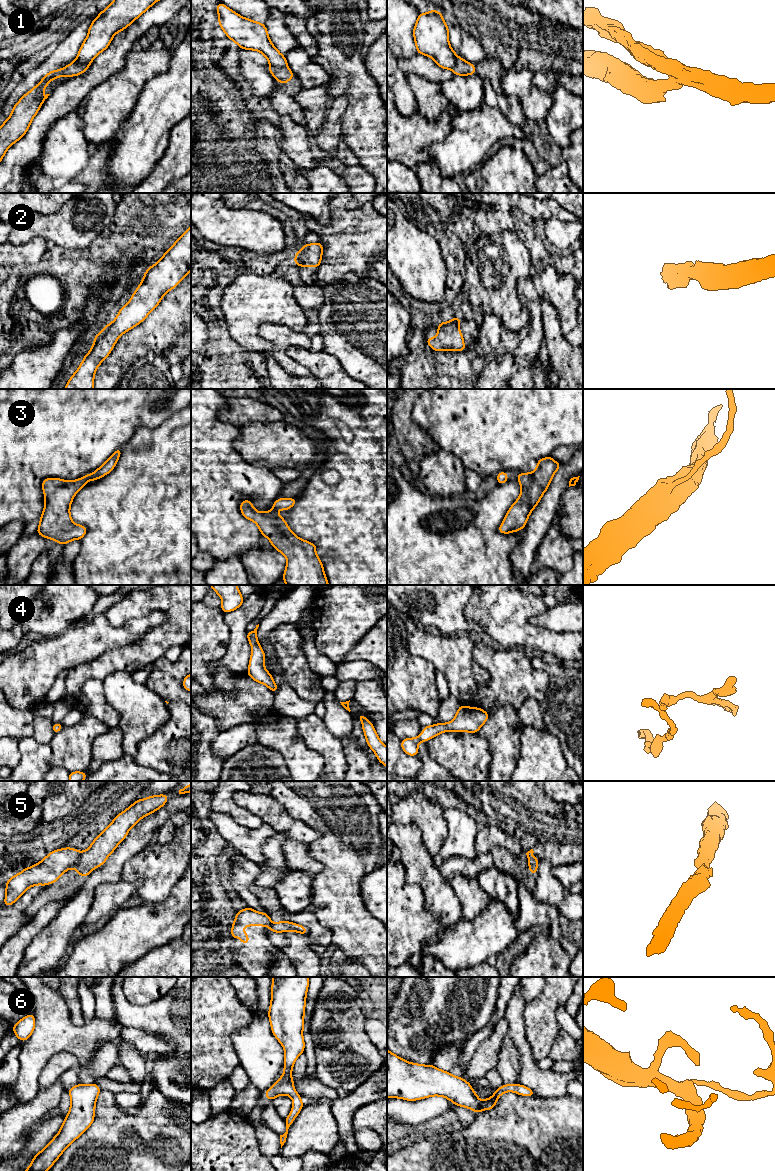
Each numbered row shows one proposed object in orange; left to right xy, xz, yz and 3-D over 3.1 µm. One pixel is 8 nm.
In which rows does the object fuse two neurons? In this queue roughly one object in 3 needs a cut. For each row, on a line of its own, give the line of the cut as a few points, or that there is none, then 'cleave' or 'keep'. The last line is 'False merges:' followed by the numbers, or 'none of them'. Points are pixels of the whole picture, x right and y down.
1: cut xz (270, 64), (276, 67), (287, 68); cleave
2: cut none; keep
3: cut none; keep
4: cut none; keep
5: cut xy (80, 852), (73, 866); cleave
6: cut none; keep
False merges: 1, 5

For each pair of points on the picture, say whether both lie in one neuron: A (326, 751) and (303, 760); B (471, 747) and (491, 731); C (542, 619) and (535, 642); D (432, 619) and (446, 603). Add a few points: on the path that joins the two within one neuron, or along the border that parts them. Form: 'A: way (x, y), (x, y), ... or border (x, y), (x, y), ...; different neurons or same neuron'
A: border (302, 737), (305, 745), (322, 757), (323, 770); different neurons
B: border (476, 733), (487, 741), (491, 760); different neurons
C: border (529, 618), (532, 624), (563, 632); different neurons
D: way (436, 615), (442, 607); same neuron

